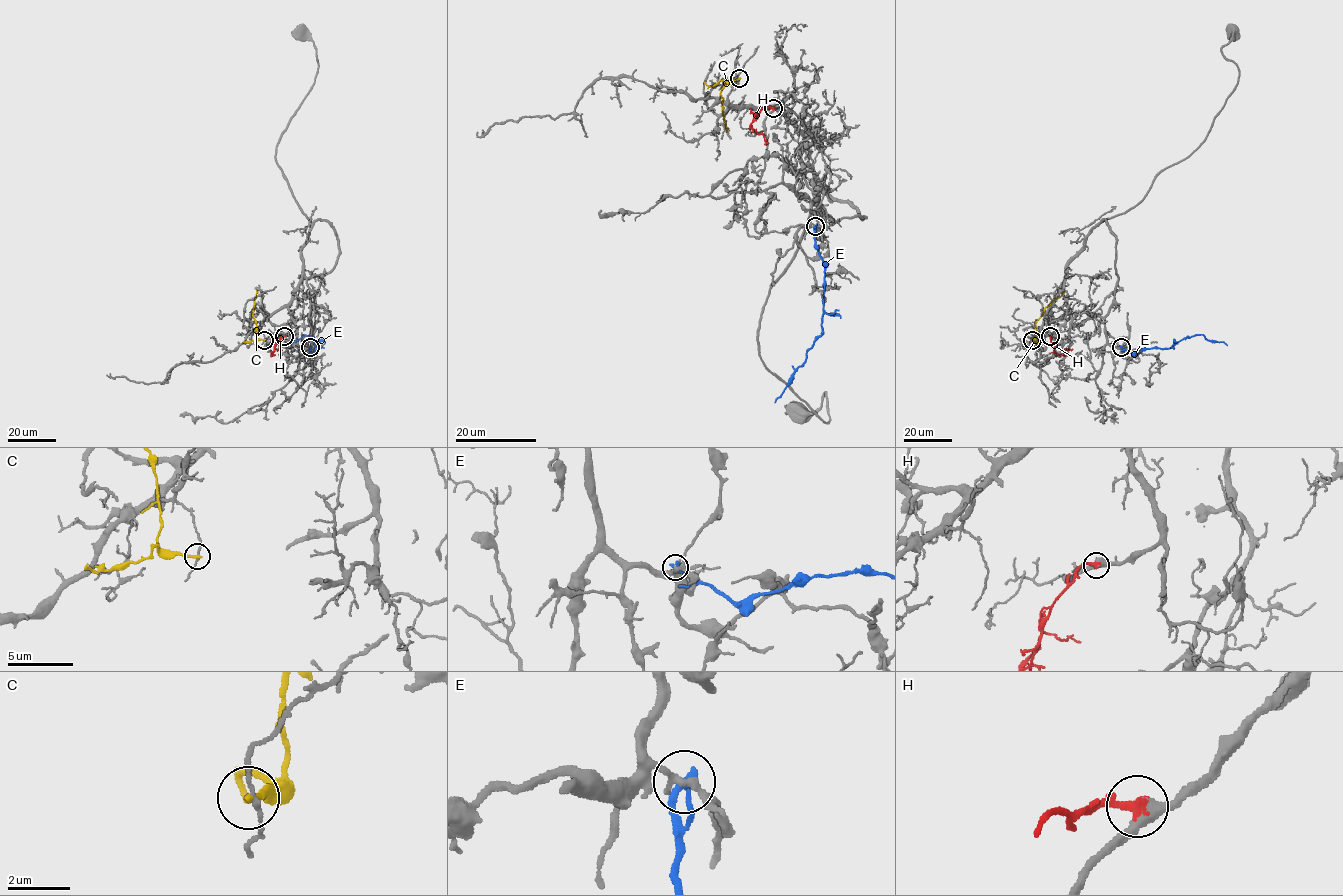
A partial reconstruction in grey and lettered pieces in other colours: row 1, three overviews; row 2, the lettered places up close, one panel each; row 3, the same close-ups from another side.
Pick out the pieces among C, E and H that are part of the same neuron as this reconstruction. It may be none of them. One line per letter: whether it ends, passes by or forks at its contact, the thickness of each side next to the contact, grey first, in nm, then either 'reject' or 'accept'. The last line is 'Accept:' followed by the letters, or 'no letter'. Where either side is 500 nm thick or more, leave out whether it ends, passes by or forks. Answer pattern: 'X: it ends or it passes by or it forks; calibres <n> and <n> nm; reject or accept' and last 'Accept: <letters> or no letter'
C: it ends; calibres 130 and 200 nm; reject
E: it ends; calibres 240 and 320 nm; reject
H: it ends; calibres 440 and 340 nm; accept
Accept: H

